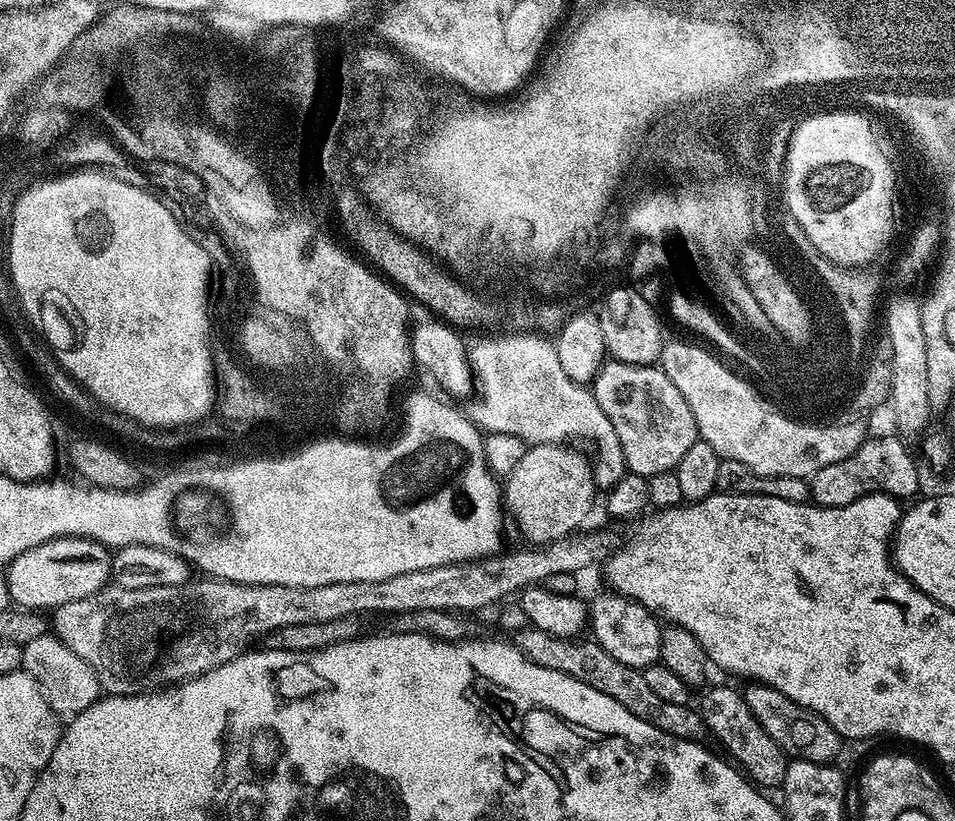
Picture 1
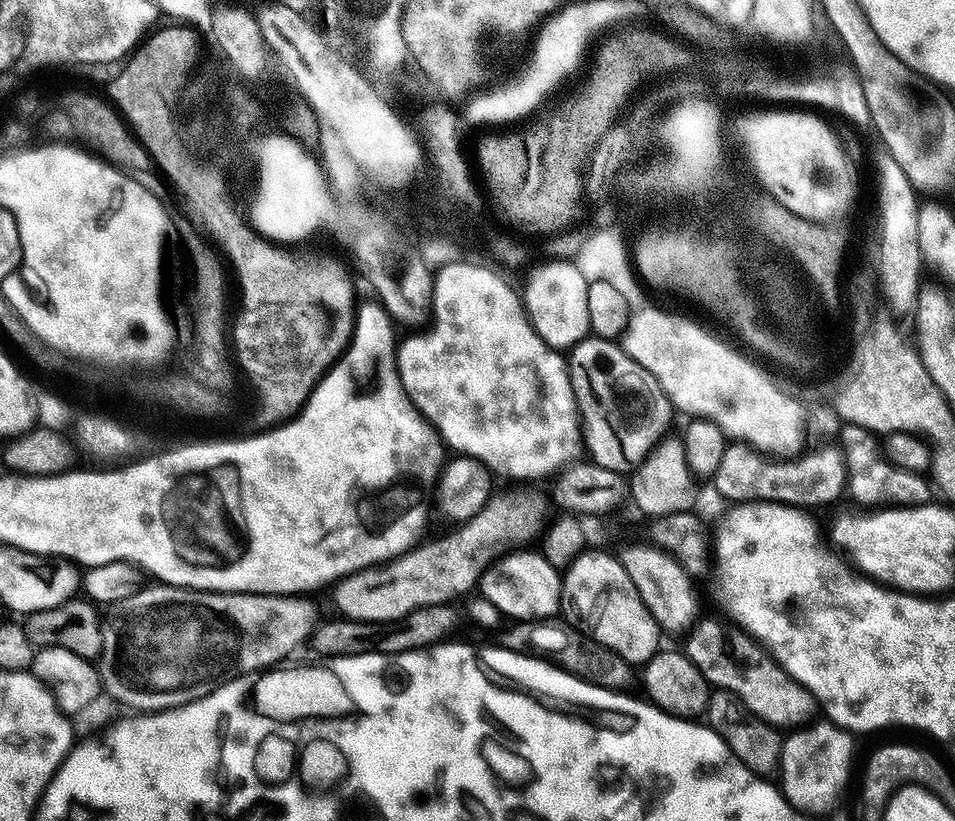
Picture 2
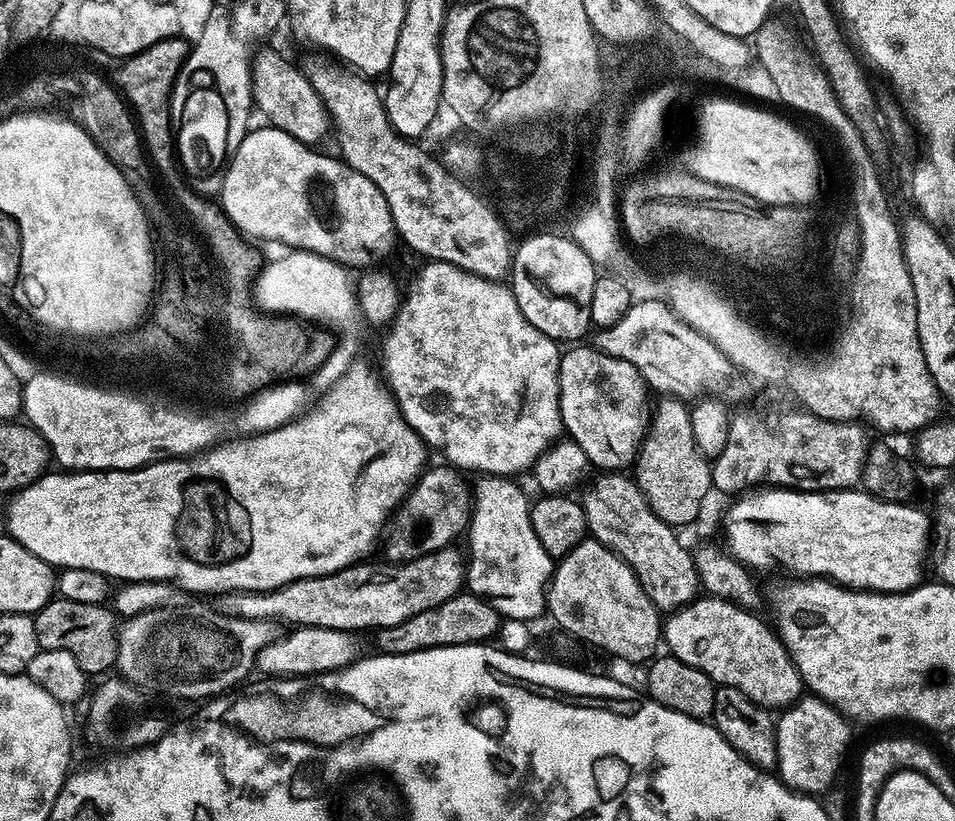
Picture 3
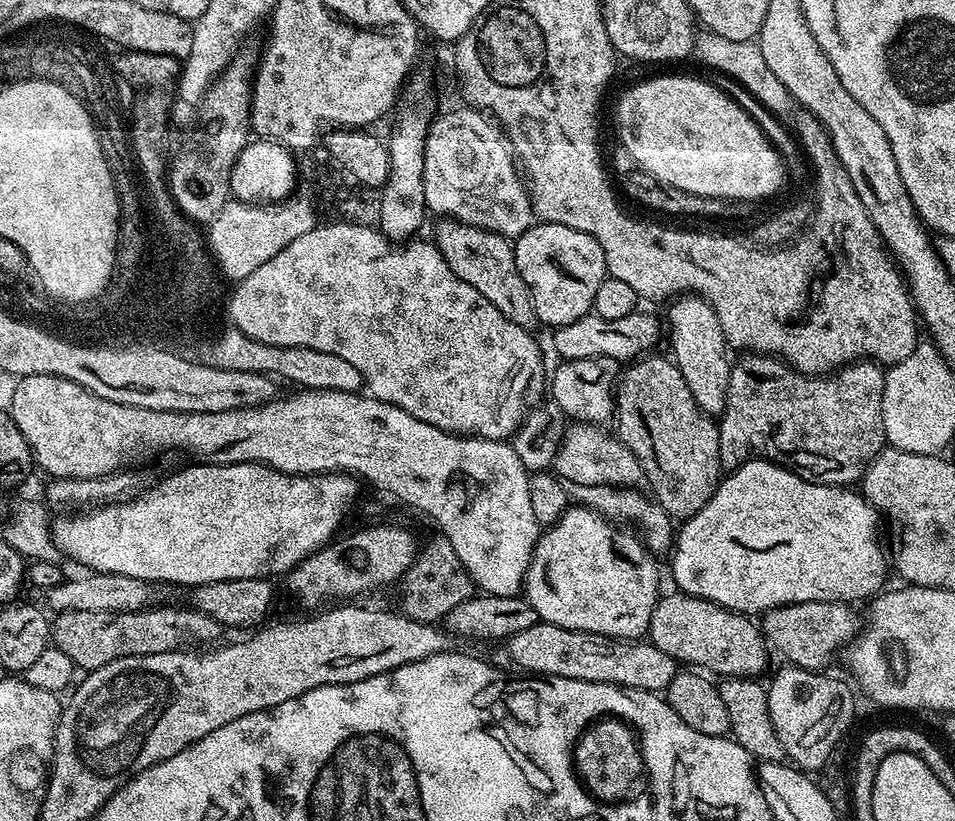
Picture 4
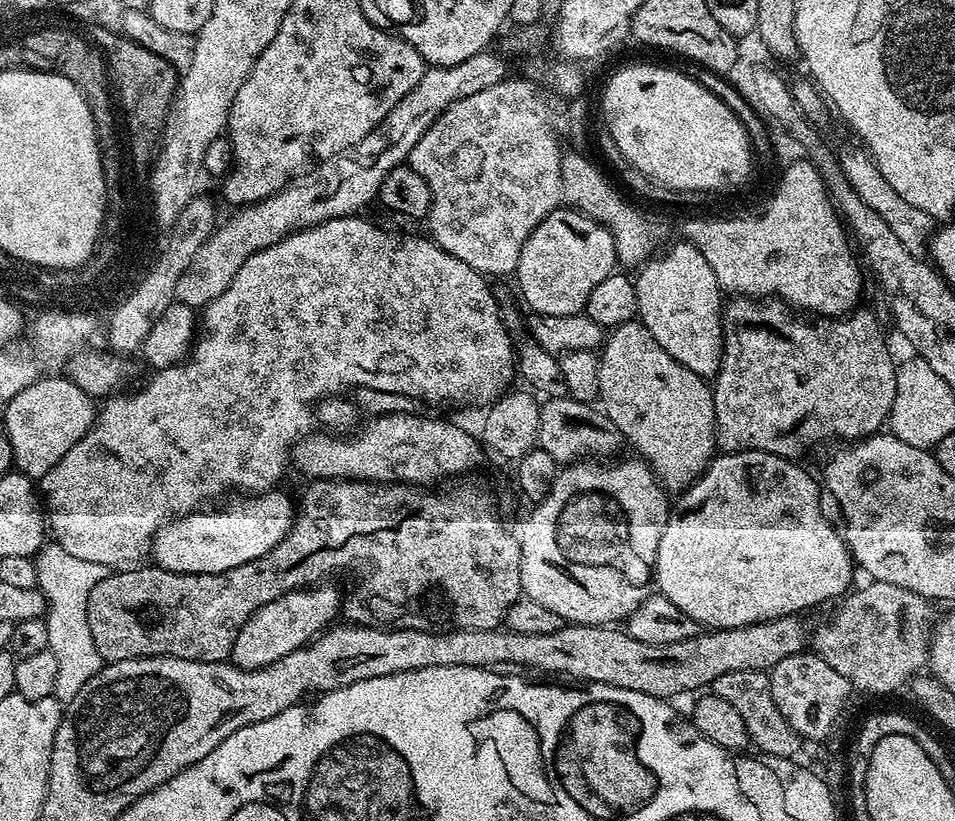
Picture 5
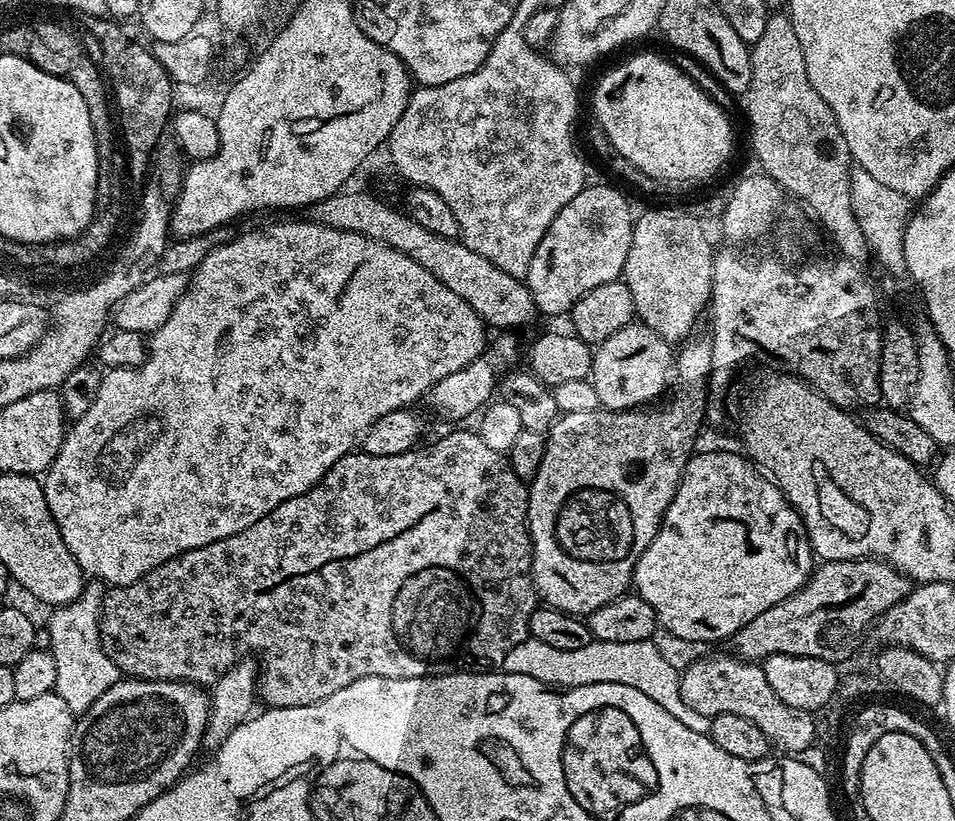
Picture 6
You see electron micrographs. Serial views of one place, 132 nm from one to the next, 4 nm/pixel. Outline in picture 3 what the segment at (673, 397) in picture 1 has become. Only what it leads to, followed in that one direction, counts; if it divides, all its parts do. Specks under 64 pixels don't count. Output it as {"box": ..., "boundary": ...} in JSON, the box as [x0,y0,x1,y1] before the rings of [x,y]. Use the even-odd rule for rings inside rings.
{"box":[560,346,650,470],"boundary":[[[572,346],[572,348],[563,353],[560,358],[560,423],[563,431],[574,442],[578,442],[578,446],[582,446],[582,450],[586,454],[589,465],[598,466],[600,470],[624,470],[627,469],[628,464],[631,465],[635,461],[639,451],[640,445],[644,443],[644,436],[648,432],[648,426],[650,423],[650,400],[648,404],[648,395],[650,395],[650,389],[645,384],[642,374],[634,367],[630,366],[630,362],[626,362],[622,358],[617,356],[611,356],[605,352],[600,352],[594,346],[588,346],[588,348],[576,348],[580,346]]]}

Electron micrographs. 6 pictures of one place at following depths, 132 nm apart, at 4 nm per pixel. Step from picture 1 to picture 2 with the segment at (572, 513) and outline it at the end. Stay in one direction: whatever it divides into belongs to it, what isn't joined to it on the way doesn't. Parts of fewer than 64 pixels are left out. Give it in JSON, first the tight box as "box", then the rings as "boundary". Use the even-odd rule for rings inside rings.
{"box":[335,491,545,624],"boundary":[[[500,491],[490,497],[474,518],[453,528],[456,528],[453,532],[437,540],[425,539],[387,564],[363,568],[335,581],[336,608],[340,611],[337,613],[346,620],[381,624],[402,618],[419,608],[455,601],[455,596],[477,587],[480,575],[489,564],[517,550],[527,549],[536,532],[545,531],[542,521],[532,520],[530,493]]]}

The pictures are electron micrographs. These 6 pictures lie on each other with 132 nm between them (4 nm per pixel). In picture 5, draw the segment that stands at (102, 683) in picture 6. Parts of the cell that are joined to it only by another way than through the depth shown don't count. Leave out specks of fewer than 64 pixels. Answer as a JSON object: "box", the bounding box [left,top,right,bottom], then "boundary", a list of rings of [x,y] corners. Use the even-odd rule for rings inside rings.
{"box":[34,542,110,702],"boundary":[[[54,542],[45,543],[34,559],[37,587],[46,601],[47,651],[58,658],[58,682],[54,682],[54,695],[57,700],[67,702],[73,700],[78,690],[82,690],[82,686],[86,686],[86,682],[90,682],[102,667],[94,638],[90,638],[88,599],[94,587],[109,576],[110,568],[104,563],[83,561]]]}

